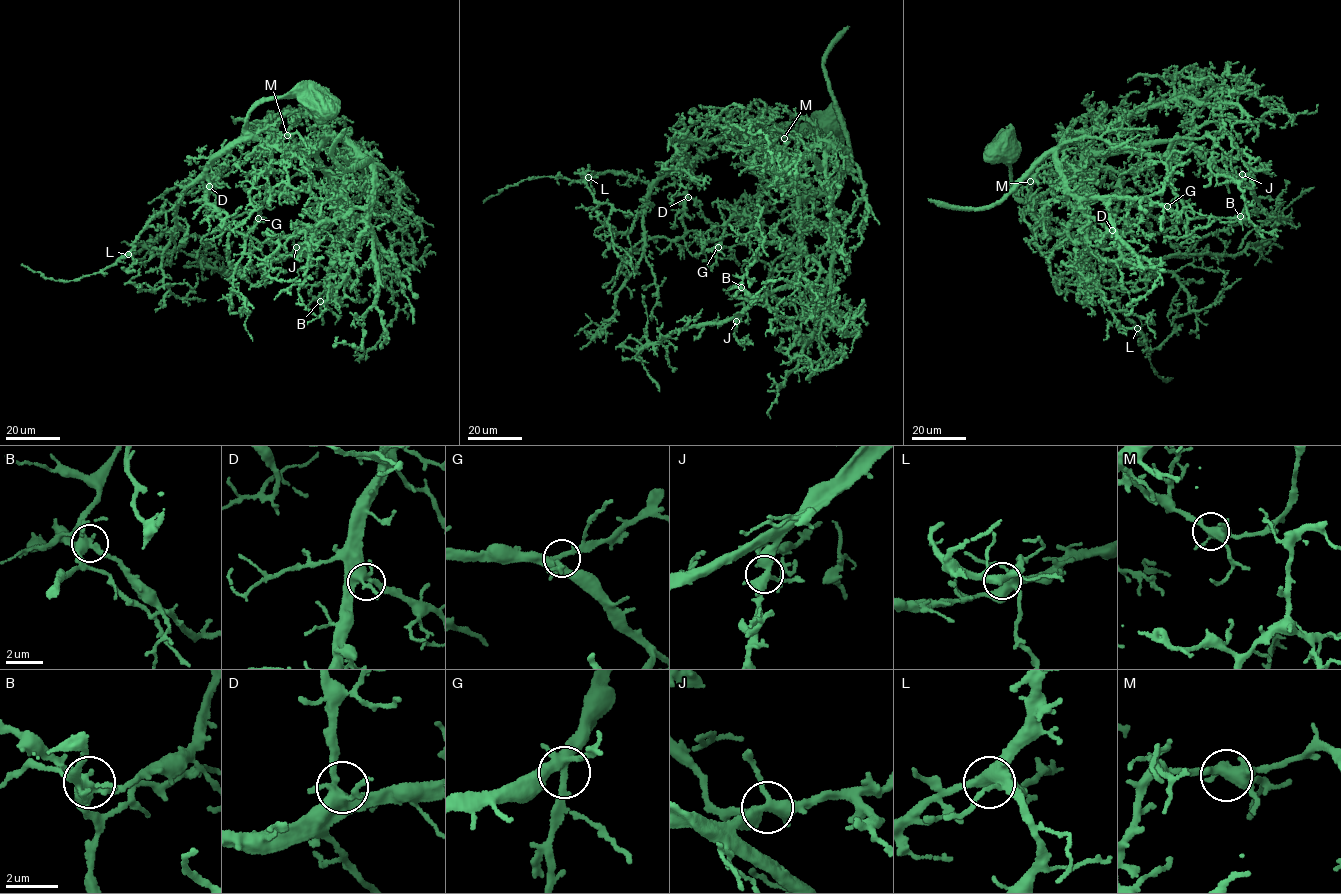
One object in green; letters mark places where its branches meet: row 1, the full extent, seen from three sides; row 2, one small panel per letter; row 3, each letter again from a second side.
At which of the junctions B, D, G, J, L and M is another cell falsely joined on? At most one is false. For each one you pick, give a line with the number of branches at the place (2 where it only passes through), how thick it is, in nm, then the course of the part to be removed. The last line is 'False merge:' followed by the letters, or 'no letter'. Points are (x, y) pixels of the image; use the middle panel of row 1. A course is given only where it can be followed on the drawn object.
B: Branches: 5. Thickness 400 nm. Course of the part to remove: (741, 287), (754, 299), (762, 300)
False merge: B

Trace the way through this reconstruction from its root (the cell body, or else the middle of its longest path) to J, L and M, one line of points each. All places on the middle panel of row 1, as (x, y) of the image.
J: (829, 125), (834, 121), (749, 132), (773, 176), (798, 198), (798, 269), (797, 278), (761, 296), (736, 321)
L: (829, 125), (834, 121), (773, 134), (755, 127), (715, 141), (690, 161), (650, 183), (615, 171), (588, 177)
M: (829, 125), (834, 121), (773, 134), (755, 127), (748, 134), (759, 140), (766, 132), (772, 131), (784, 138)

